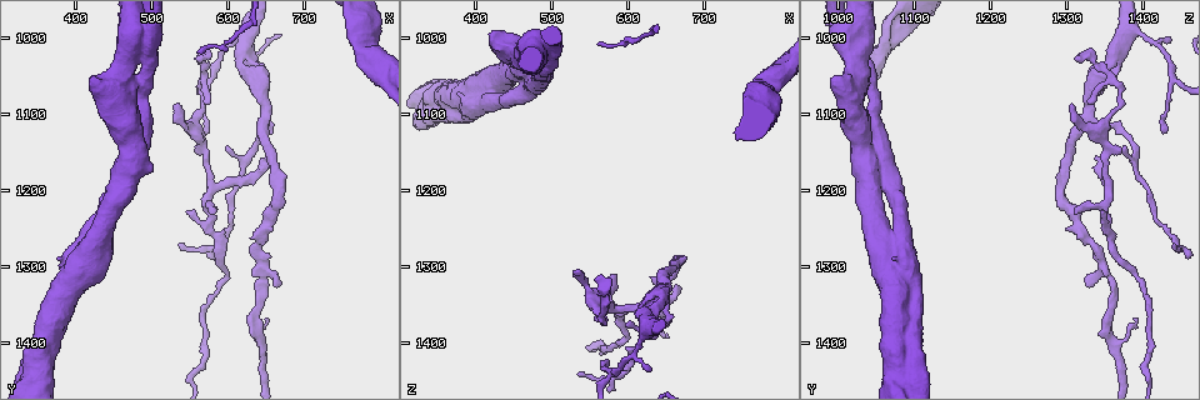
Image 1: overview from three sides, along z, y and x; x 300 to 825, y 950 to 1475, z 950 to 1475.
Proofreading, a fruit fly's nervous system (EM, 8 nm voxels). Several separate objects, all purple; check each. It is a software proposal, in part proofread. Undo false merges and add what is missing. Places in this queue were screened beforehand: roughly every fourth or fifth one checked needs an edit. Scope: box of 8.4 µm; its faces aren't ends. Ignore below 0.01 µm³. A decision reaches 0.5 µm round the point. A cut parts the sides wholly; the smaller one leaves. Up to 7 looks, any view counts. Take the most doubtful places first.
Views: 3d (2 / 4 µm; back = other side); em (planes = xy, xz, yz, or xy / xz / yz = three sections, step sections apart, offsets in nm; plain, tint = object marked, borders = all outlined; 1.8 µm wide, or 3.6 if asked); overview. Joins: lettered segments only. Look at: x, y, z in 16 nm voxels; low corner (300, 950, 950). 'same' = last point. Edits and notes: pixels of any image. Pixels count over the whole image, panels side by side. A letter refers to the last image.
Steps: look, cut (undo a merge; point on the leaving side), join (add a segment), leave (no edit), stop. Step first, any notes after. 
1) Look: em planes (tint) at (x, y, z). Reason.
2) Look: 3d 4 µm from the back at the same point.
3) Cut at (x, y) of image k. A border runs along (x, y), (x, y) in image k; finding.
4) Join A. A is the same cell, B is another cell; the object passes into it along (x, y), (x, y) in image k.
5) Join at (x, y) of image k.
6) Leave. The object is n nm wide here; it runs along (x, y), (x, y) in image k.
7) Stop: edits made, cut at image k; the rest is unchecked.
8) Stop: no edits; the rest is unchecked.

Look: 3d 4 µm at (420, 1260, 1080). Sudden change in width.

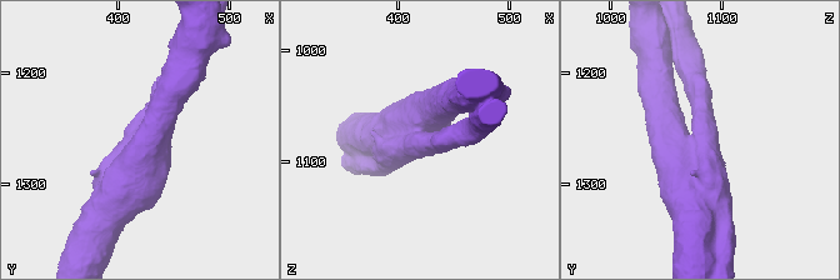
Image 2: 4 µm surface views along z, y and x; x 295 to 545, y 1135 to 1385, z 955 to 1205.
Look: em 3.6 µm planes (borders) at (420, 1256, 1076).

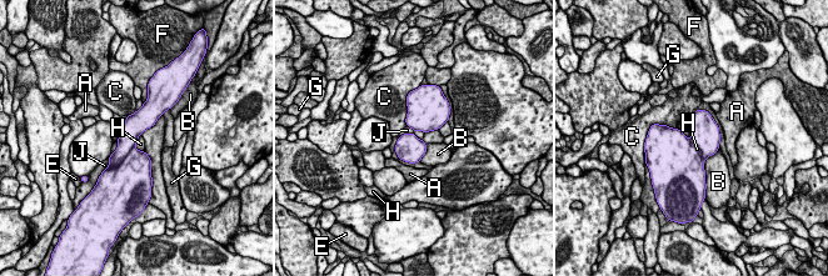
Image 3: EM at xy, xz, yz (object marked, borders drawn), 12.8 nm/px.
Leave. The longest contact is with B, 480 nm; A, B, C, E, F, G, H and J are other cells; a border runs along (140, 135), (135, 146), (144, 151) in image 3; continuous, no second neuron.

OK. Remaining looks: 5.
Look: 3d 4 µm at (530, 1085, 1305).

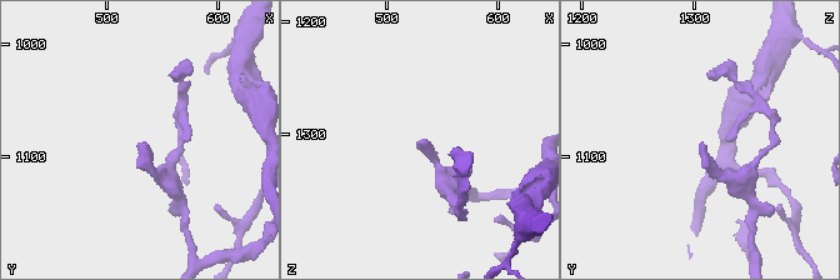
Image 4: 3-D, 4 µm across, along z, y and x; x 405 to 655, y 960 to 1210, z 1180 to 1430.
Look: em yz step 4 (borders) at (528, 1090, 1304). Shape alone is not enough.

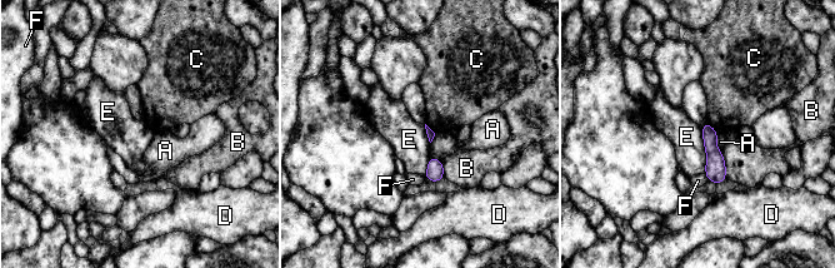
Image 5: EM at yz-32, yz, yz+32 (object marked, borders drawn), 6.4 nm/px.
Leave. A, B, C, D, E and F are other cells; a border runs along (700, 127), (705, 152), (705, 173) in image 5; no lettered segment goes on from it.

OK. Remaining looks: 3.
Look: 3d 2 µm at (660, 1325, 1330). Branch stops here.

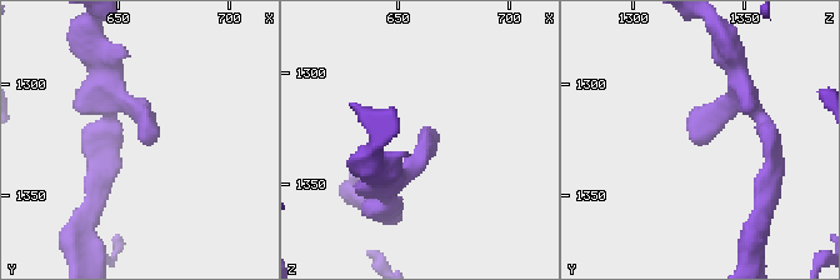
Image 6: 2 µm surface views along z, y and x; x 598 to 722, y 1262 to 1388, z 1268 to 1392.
Look: em yz step 4 (tint) at (662, 1327, 1333). Need the tissue.

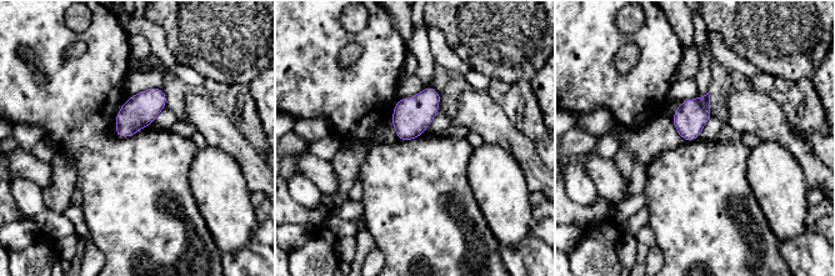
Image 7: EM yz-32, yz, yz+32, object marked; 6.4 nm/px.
Look: em planes (borders) at the same point.

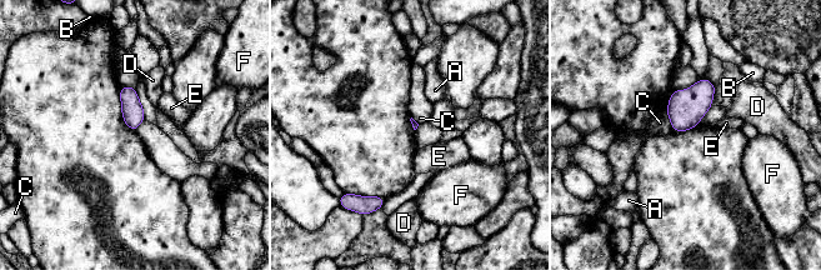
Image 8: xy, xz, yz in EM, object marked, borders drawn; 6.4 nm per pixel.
Leave. A, B, C, D, E and F are other cells; a border runs along (665, 111), (674, 130) in image 8; no lettered segment goes on from it.

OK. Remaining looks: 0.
Stop: no edits; the rest is unchecked.

